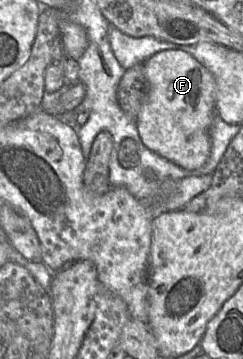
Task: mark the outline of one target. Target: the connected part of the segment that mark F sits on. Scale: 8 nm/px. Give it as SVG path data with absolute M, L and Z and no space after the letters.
M162 50L144 62L146 92L137 127L142 143L154 153L187 170L201 168L210 156L210 127L216 113L212 74L181 50Z

